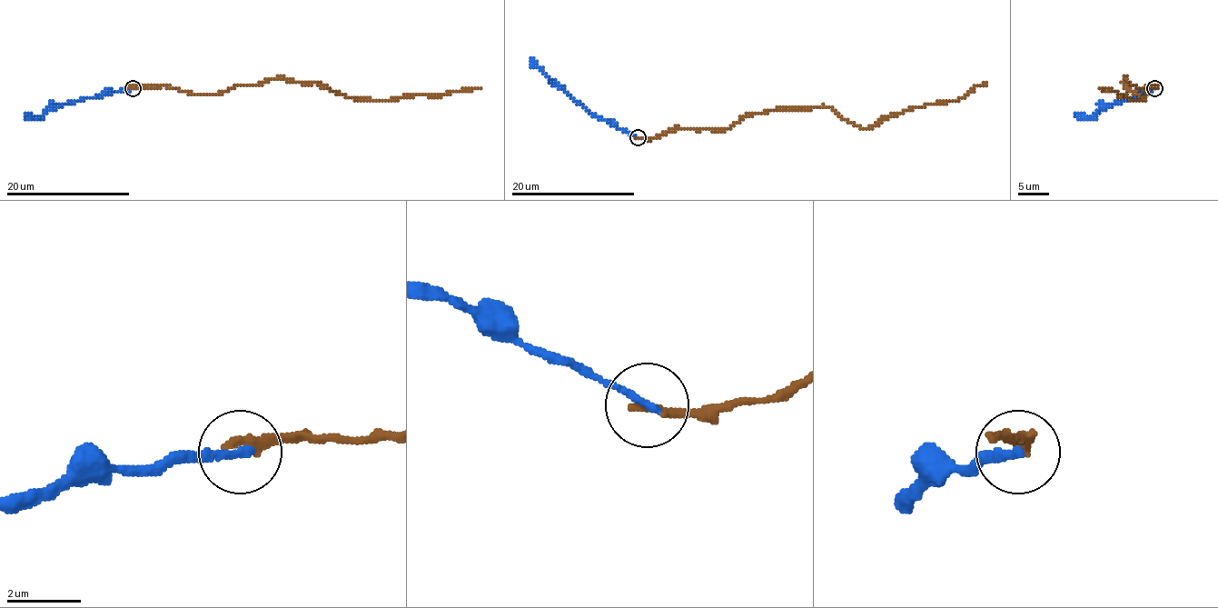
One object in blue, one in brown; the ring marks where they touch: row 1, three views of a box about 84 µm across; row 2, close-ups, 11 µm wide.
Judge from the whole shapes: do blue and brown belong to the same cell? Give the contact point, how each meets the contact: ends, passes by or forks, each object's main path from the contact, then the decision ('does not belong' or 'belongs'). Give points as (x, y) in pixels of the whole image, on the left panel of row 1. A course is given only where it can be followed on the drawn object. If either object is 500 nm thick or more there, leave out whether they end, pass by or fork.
(133, 88) | blue ends | brown ends | blue via (132, 89), (107, 91), (100, 96), (67, 101), (50, 107), (39, 118), (32, 118), (25, 112) | brown via (132, 87), (178, 87), (198, 95), (288, 78), (320, 83), (349, 98), (366, 100), (480, 87) | does not belong

